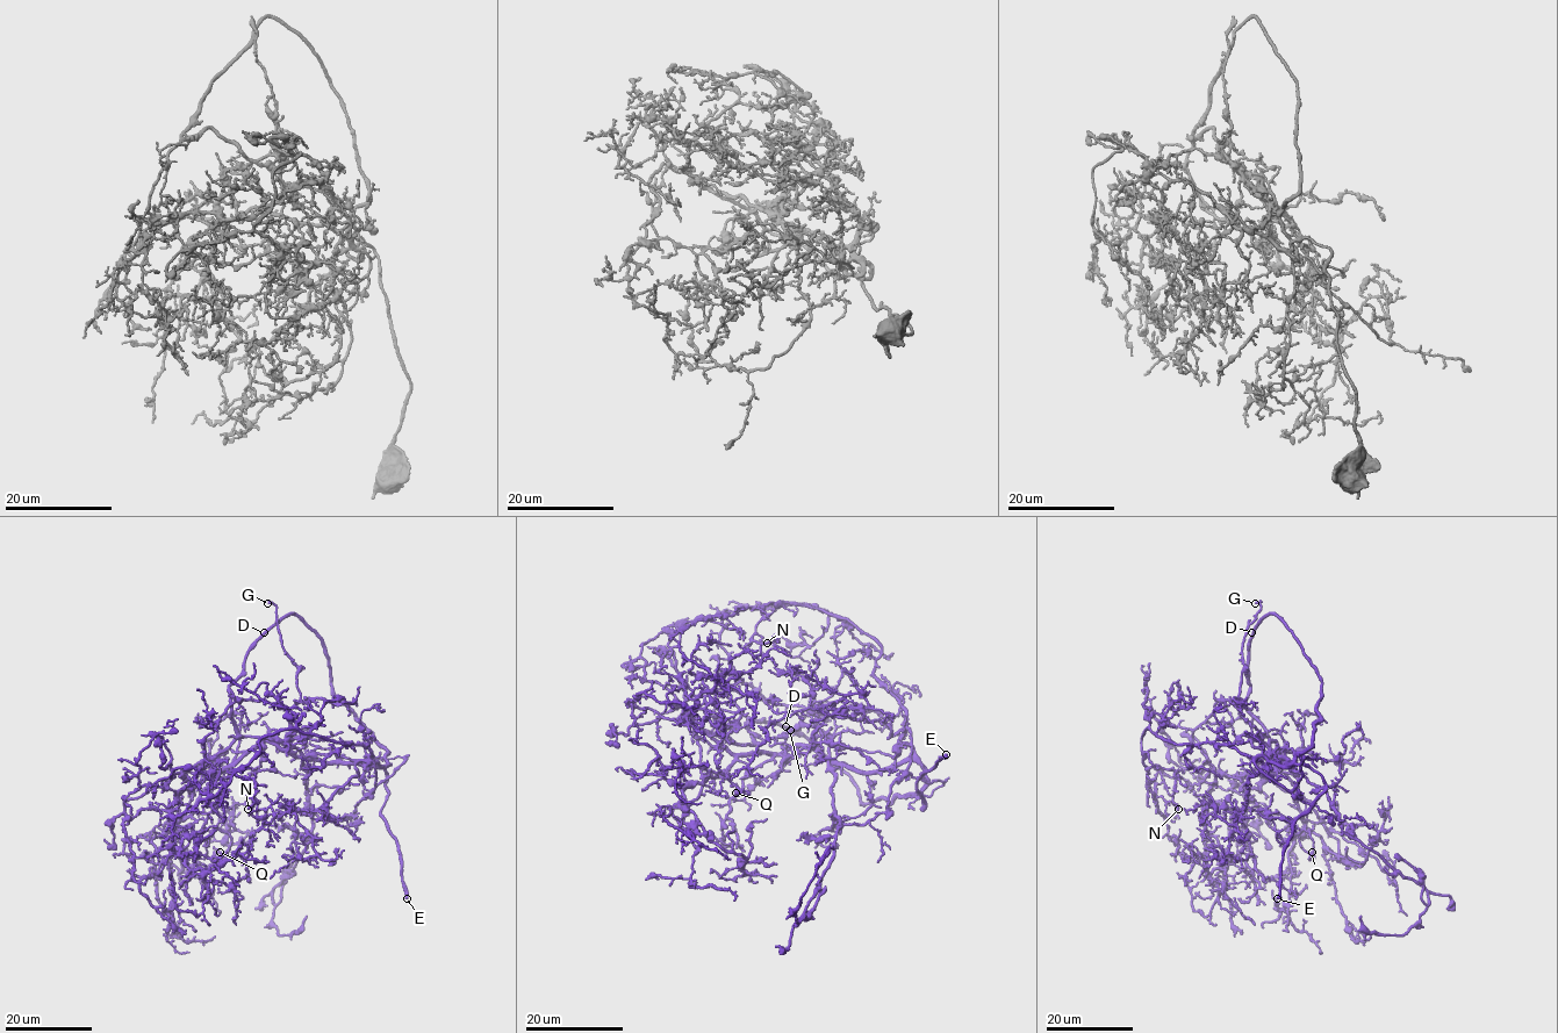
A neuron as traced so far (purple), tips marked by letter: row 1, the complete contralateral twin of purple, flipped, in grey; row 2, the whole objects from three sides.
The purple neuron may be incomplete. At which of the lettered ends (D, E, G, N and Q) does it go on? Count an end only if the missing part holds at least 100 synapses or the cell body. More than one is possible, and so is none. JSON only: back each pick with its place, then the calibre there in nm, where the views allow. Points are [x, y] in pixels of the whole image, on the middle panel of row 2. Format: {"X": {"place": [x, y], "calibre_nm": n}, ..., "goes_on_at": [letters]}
{"E": {"place": [946, 754], "calibre_nm": 440}, "goes_on_at": ["E"]}

